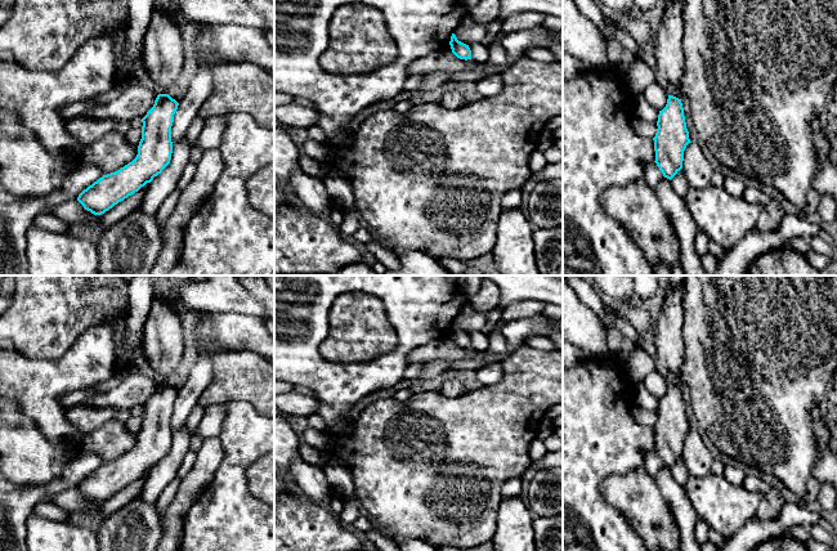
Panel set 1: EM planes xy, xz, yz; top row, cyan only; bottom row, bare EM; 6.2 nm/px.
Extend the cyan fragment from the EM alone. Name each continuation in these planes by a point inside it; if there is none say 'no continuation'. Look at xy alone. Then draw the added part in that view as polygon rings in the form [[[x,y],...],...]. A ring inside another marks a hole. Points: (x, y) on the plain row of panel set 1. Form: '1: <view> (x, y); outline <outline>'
1: xy (162, 340); outline [[[170,285],[155,291],[143,333],[143,354],[160,382],[169,382],[184,350],[180,312]]]

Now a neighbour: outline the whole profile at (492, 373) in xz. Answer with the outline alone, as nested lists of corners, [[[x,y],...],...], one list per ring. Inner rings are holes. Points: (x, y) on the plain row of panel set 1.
[[[501,363],[489,364],[476,371],[478,380],[482,386],[492,386],[500,382],[503,377],[503,369]]]

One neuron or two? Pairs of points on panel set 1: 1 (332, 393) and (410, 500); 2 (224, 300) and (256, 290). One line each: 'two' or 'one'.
1: two
2: two

